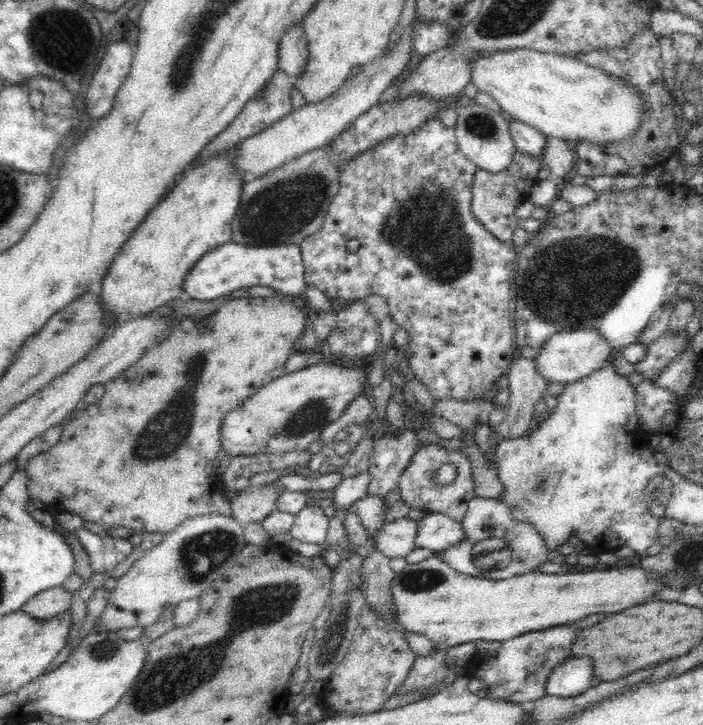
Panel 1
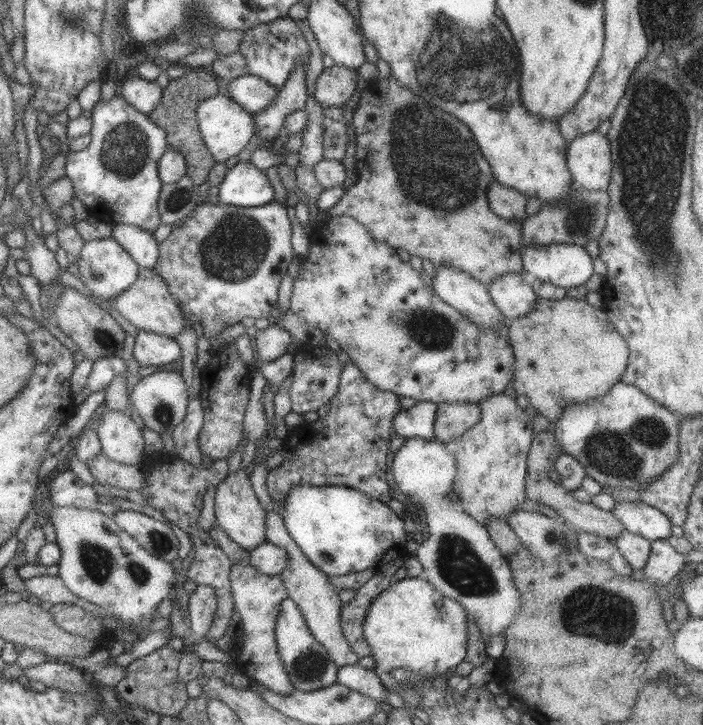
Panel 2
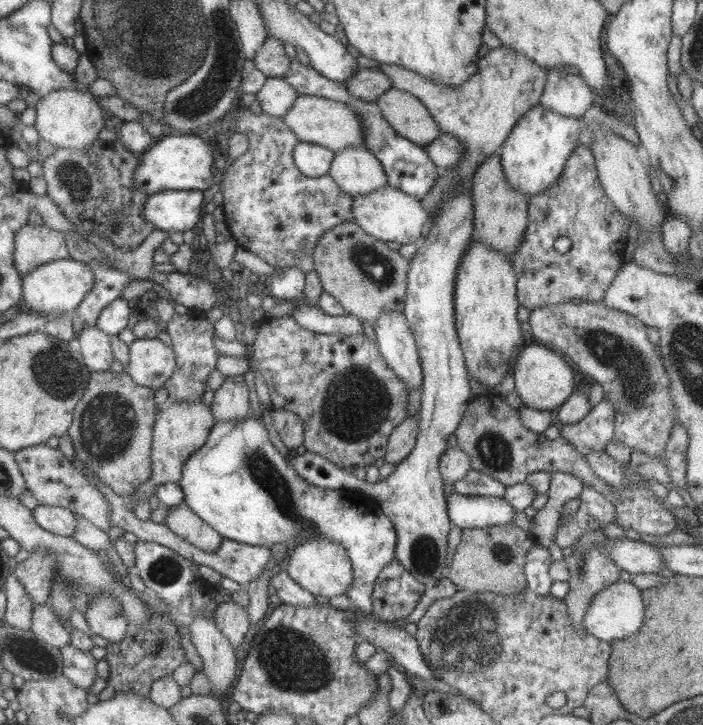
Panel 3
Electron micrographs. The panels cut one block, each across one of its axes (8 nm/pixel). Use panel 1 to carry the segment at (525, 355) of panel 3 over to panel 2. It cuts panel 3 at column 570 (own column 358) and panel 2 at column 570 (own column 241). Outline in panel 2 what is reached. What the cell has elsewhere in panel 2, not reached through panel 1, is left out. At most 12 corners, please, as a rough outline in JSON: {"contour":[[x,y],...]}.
{"contour":[[615,382],[563,408],[554,440],[611,489],[679,459],[680,415]]}

